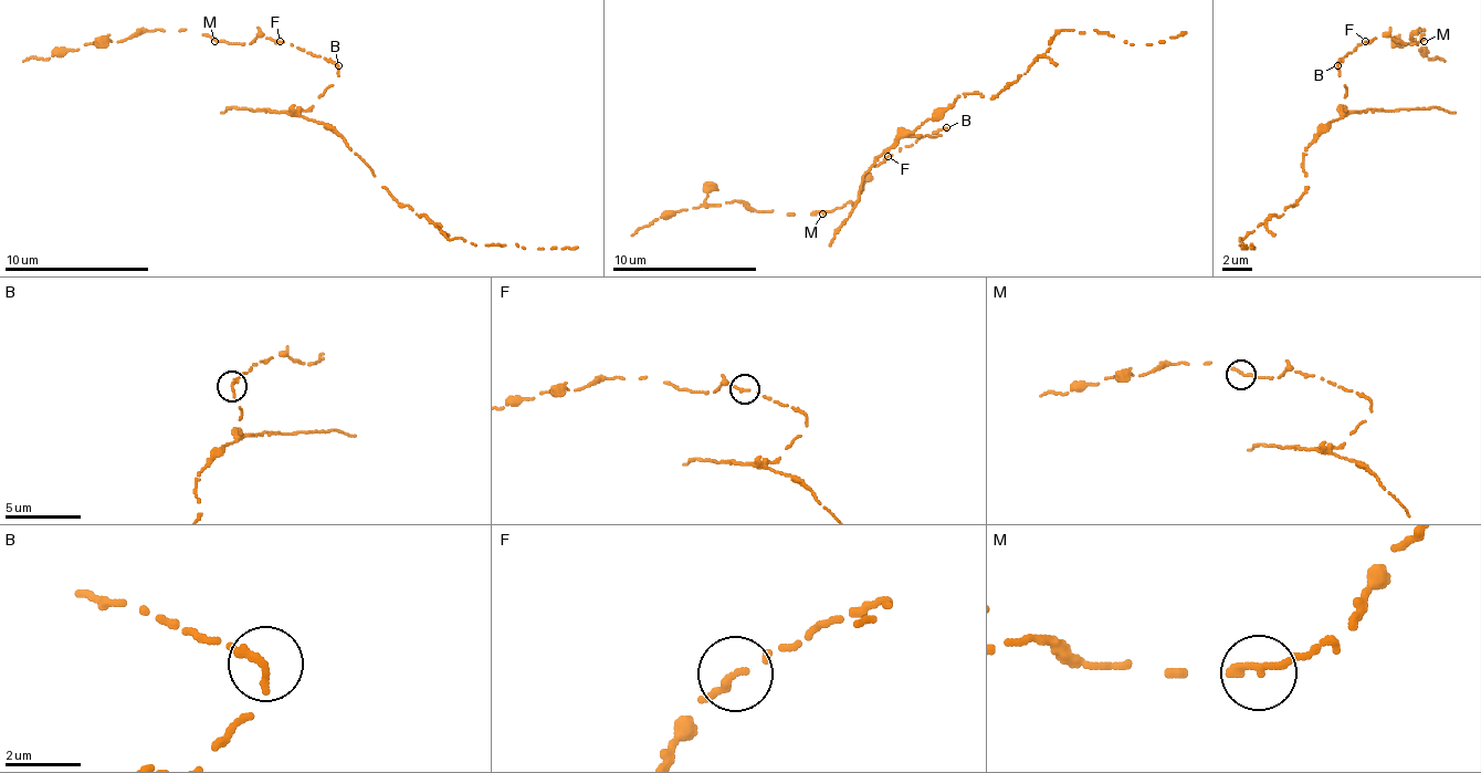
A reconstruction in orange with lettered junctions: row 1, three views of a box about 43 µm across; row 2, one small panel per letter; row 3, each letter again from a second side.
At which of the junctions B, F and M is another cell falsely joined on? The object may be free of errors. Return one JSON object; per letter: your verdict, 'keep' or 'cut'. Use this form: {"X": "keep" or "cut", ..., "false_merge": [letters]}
{"B": "cut", "F": "keep", "M": "keep", "false_merge": ["B"]}

